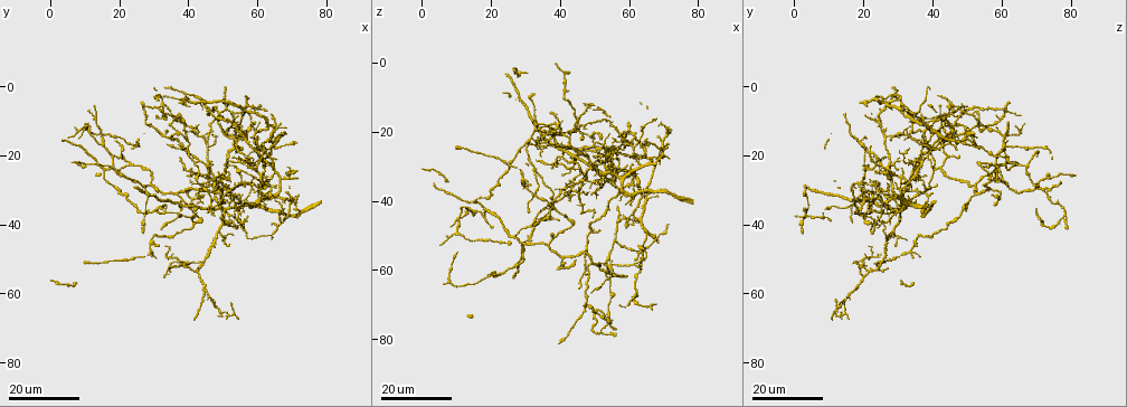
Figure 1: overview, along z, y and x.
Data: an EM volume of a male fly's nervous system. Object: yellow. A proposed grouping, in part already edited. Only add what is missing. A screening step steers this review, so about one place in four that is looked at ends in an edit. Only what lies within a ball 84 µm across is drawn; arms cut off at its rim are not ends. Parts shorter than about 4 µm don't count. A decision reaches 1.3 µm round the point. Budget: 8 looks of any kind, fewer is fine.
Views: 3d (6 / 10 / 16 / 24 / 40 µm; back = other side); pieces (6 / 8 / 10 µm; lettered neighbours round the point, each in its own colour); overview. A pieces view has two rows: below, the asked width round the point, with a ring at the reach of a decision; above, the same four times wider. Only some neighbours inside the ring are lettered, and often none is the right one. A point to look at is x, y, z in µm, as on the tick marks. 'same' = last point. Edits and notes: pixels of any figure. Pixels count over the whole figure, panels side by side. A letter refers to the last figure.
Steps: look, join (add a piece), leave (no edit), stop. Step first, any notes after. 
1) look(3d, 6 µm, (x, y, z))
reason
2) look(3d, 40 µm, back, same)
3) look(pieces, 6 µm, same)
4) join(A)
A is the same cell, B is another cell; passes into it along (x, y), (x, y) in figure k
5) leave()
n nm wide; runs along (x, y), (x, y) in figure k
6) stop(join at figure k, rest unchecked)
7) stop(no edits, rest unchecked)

look(3d, 24 µm, (62.5, 21.5, 53.0))
free end

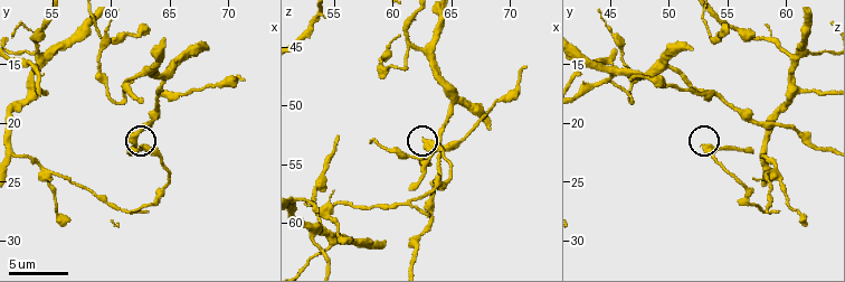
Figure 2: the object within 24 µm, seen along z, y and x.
look(pieces, 8 µm, (62.8, 22.0, 52.8))

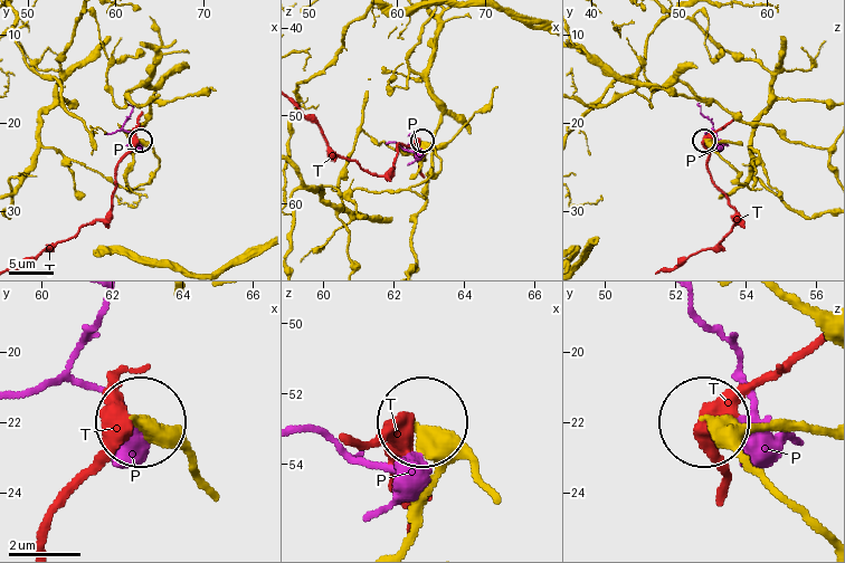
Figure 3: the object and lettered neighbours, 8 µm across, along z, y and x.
leave()
P and T are other cells; runs along (778, 485), (709, 426) in figure 3; none of them fits

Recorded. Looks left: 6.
look(3d, 10 µm, (62.8, 27.6, 59.2))
thin end

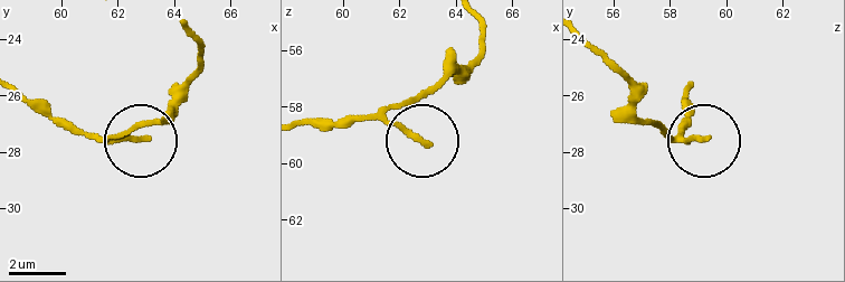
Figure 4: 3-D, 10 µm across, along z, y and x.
look(pieces, 6 µm, (63.0, 27.5, 59.2))
what lies round it

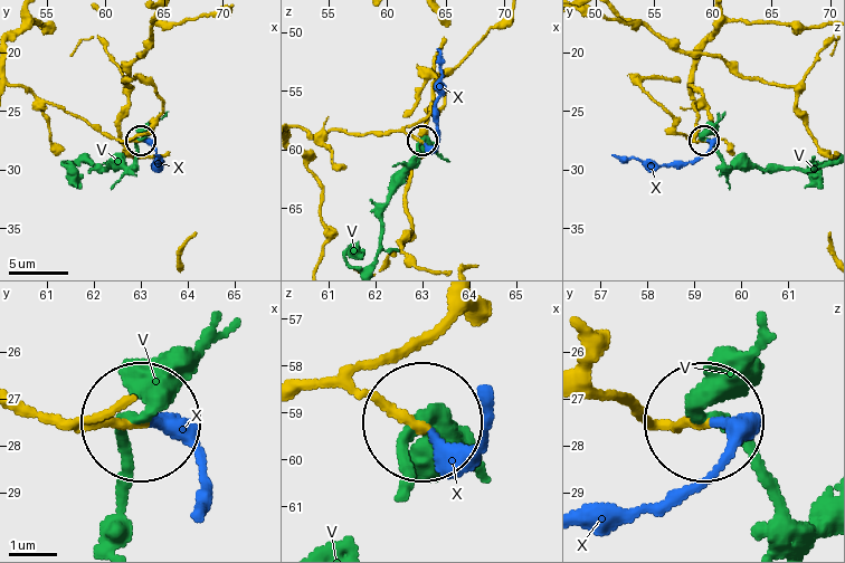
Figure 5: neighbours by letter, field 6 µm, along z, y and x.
join(X)
X is the same cell, V is another cell; passes into it along (392, 132), (436, 145), (438, 49) in figure 5; the cell continues

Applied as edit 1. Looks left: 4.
look(3d, 24 µm, (46.5, 36.0, 21.5))

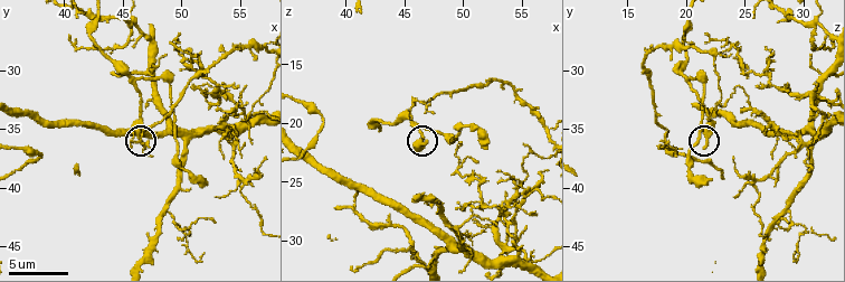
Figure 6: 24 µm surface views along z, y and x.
look(pieces, 8 µm, (46.8, 36.6, 21.6))

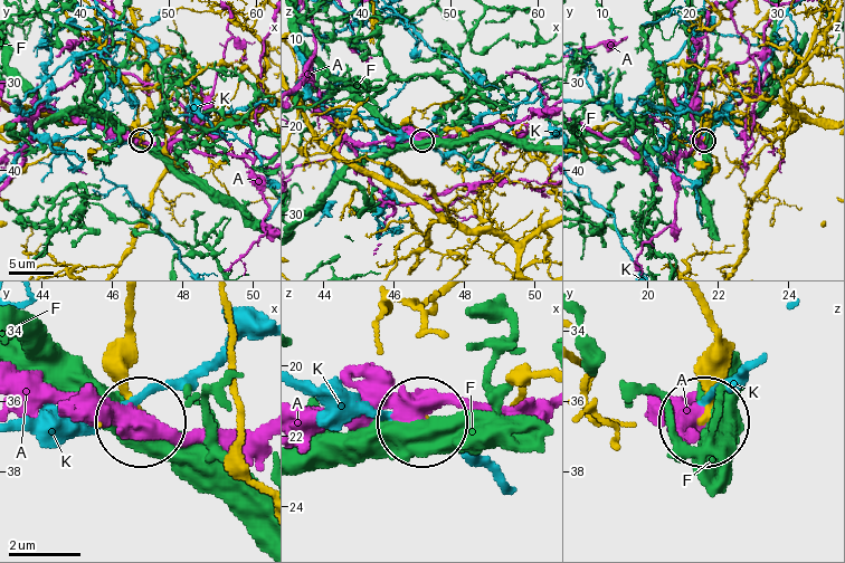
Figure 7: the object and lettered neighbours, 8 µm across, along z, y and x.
leave()
A, F and K are other cells; runs along (702, 305), (714, 332), (708, 419) in figure 7; none of them fits

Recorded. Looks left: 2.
look(3d, 24 µm, (65.0, 43.0, 22.0))
an open end

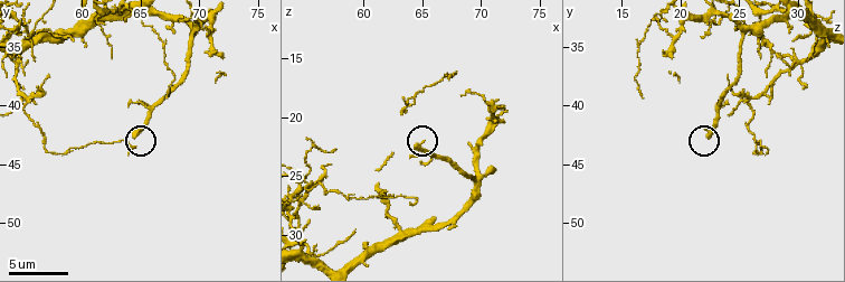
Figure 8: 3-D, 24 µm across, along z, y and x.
look(pieces, 8 µm, (64.4, 42.6, 22.4))

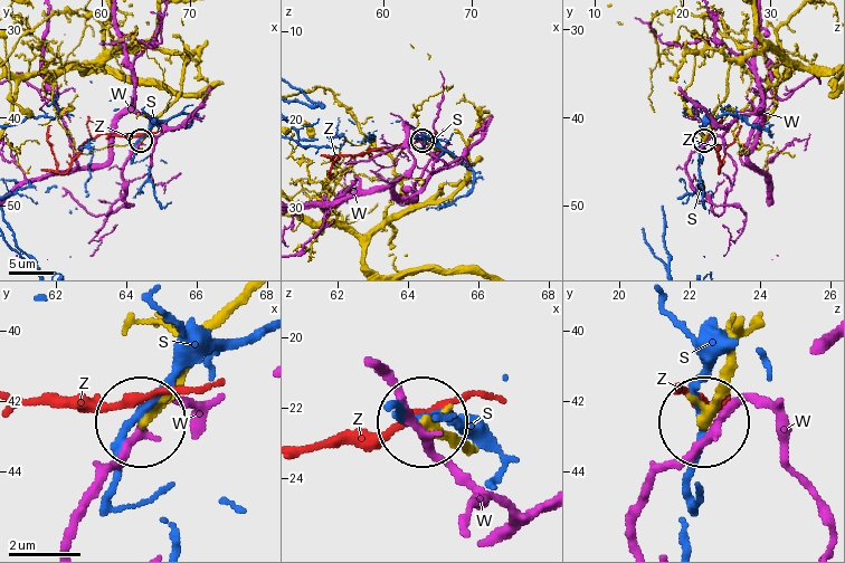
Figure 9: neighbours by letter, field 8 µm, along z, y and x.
leave()
S, W and Z are other cells; runs along (474, 449), (453, 446), (429, 425) in figure 9; no lettered piece goes on from it

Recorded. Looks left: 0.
stop(join at figure 5, rest unchecked)

